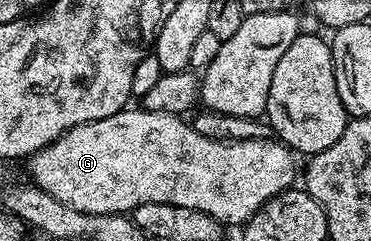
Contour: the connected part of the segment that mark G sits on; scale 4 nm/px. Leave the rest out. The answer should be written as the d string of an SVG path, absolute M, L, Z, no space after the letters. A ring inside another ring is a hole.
M123 109L112 117L104 117L100 121L88 121L84 125L76 125L65 131L56 141L52 141L52 145L48 145L29 156L28 164L30 163L30 175L34 178L31 179L33 186L44 189L44 193L52 193L52 197L56 197L56 201L64 201L64 205L72 205L72 209L80 209L80 213L124 215L133 213L140 205L148 205L148 201L160 201L164 205L184 205L184 209L200 209L200 213L208 213L208 217L214 217L223 225L230 225L230 223L245 225L268 200L276 197L282 191L291 190L295 186L294 159L296 160L296 155L281 141L275 141L273 138L231 139L229 143L212 141L212 137L204 137L204 133L196 133L196 129L185 118L168 113L152 113L145 109L130 110Z

